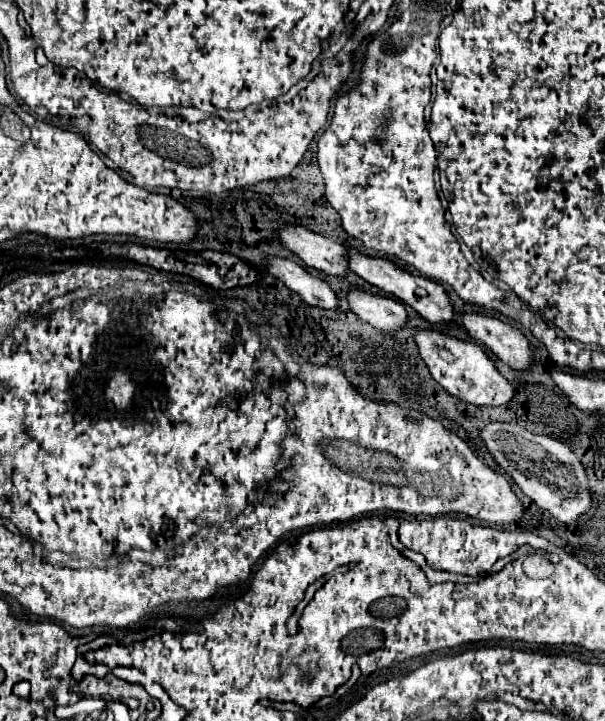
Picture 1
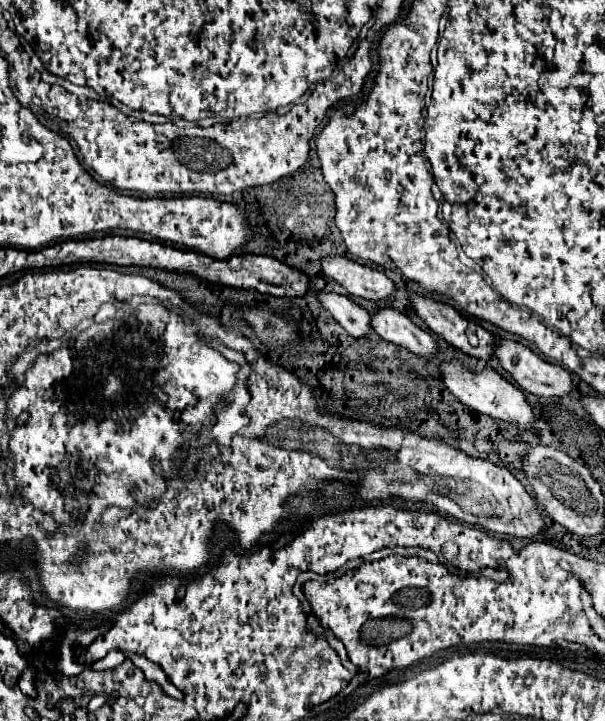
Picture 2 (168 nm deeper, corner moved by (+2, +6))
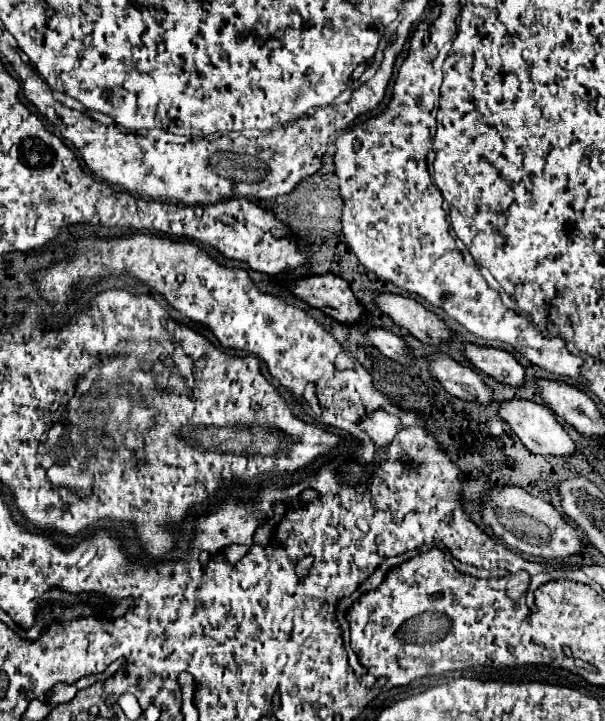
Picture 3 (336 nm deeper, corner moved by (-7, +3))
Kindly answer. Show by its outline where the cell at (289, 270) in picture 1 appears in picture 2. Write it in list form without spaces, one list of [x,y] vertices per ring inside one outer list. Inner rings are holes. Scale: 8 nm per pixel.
[[[321,290],[317,292],[317,298],[321,302],[321,306],[355,338],[365,336],[371,328],[371,318],[369,312],[361,306],[357,306],[355,302],[351,302],[347,296],[343,294],[335,294],[335,292],[327,292]]]

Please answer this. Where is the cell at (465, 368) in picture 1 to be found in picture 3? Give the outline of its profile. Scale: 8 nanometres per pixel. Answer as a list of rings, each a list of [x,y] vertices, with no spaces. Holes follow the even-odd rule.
[[[516,399],[516,401],[504,403],[500,407],[500,417],[512,427],[512,431],[520,437],[520,441],[526,445],[526,449],[530,453],[554,455],[554,457],[570,457],[570,455],[574,455],[574,441],[562,429],[562,425],[556,421],[556,417],[552,415],[552,411],[546,405]]]

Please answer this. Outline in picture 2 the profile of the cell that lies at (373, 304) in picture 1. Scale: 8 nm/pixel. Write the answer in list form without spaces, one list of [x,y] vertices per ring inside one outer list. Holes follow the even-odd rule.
[[[379,308],[371,314],[371,326],[381,338],[405,346],[407,350],[425,358],[431,358],[431,354],[437,348],[435,338],[421,330],[417,324],[413,324],[411,318],[401,314],[399,310]]]

